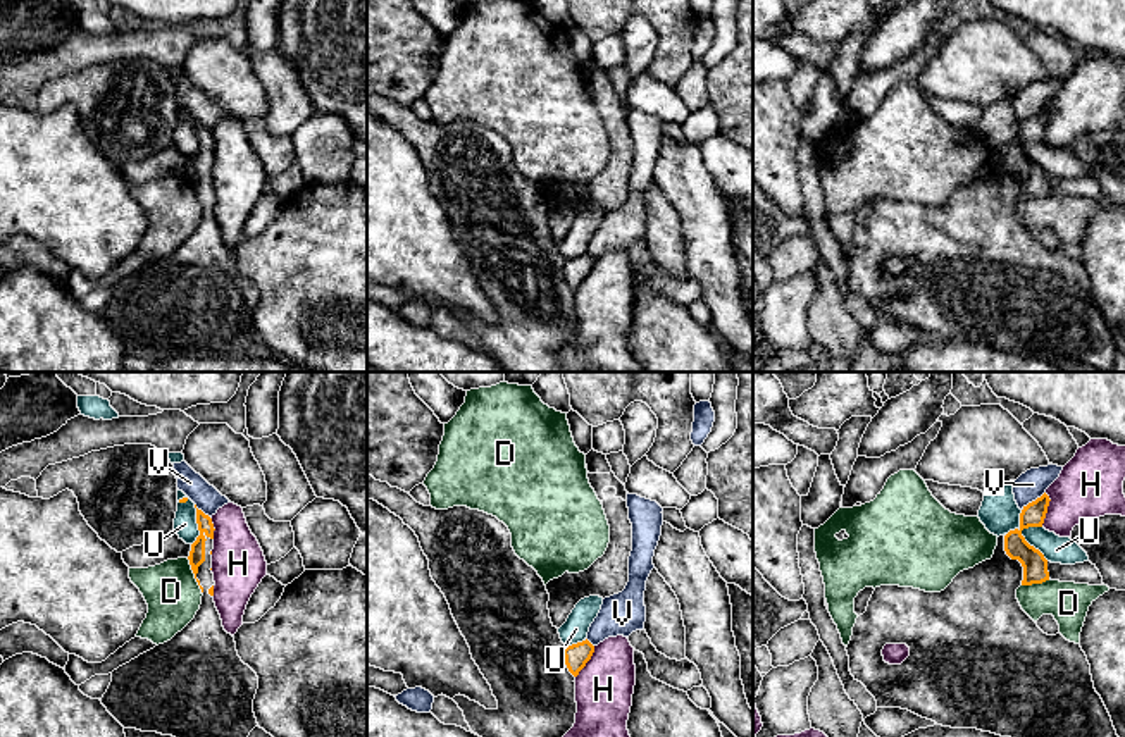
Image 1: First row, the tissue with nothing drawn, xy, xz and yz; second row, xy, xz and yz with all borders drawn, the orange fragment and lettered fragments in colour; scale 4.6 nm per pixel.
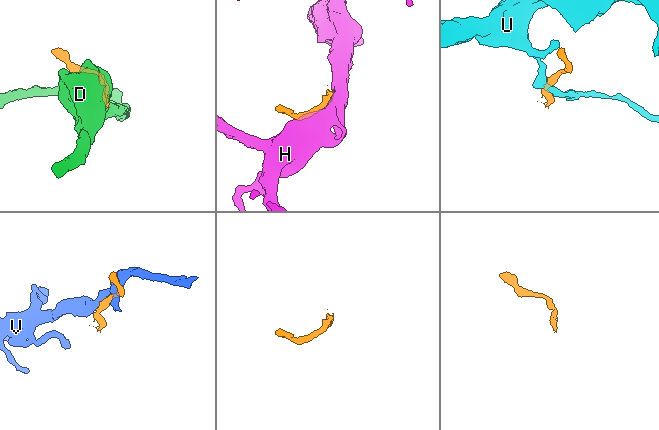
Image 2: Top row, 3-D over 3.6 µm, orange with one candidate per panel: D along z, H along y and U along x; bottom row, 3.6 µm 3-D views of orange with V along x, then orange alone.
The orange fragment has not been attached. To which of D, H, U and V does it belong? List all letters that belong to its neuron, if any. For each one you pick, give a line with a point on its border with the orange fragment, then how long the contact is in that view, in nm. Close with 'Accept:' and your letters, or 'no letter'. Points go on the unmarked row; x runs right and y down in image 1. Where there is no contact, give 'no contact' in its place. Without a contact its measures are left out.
Accept: no letter

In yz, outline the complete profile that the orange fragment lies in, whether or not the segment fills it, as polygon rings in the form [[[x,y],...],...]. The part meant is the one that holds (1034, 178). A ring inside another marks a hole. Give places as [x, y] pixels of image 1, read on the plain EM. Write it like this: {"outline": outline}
{"outline": [[[1044,107],[1023,121],[1020,141],[998,152],[992,172],[960,186],[941,207],[899,200],[875,201],[867,226],[856,232],[846,265],[851,289],[875,312],[877,322],[901,322],[942,341],[977,343],[1047,362],[1070,358],[1089,363],[1099,372],[1113,372],[1118,350],[1101,310],[1094,303],[1091,279],[1080,258],[1066,255],[1061,248],[1044,248],[1016,214],[1020,200],[1042,198],[1049,193],[1103,200],[1103,191],[1091,176],[1051,177],[1022,150],[1023,143],[1042,141],[1049,115]],[[886,258],[906,258],[910,270],[901,279],[889,279],[882,270]]]}

